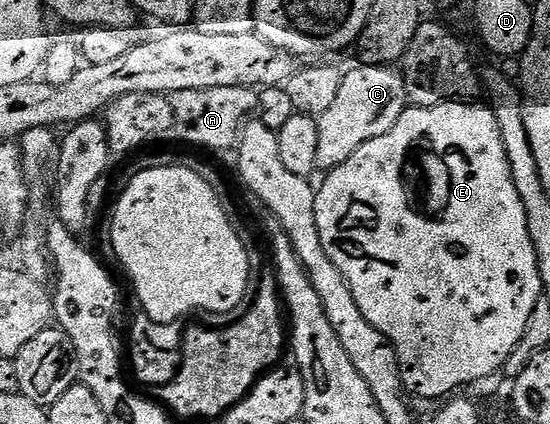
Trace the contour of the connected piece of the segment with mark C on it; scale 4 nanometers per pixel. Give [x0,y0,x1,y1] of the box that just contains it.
[317,65,409,173]

